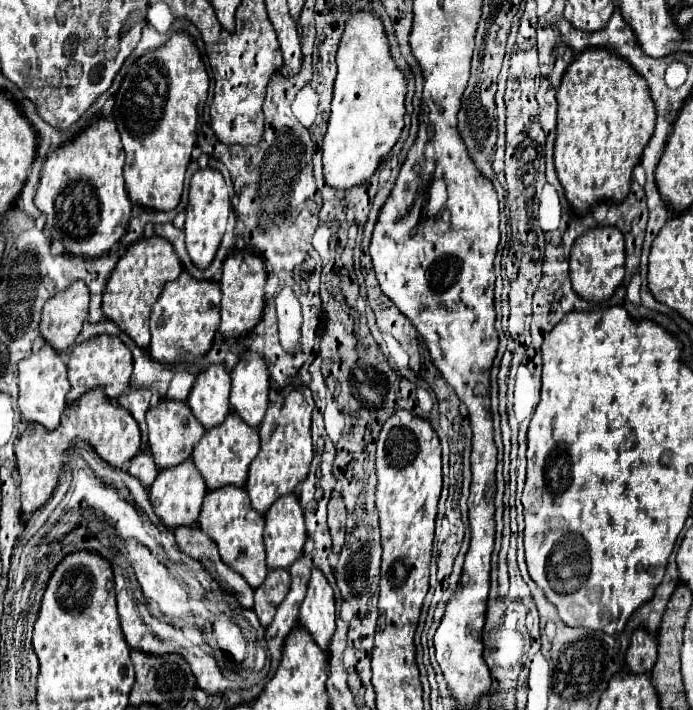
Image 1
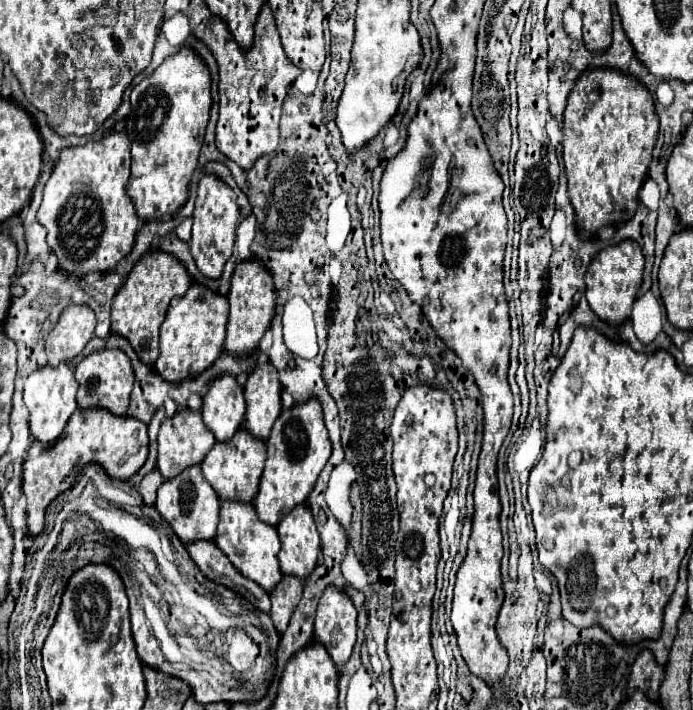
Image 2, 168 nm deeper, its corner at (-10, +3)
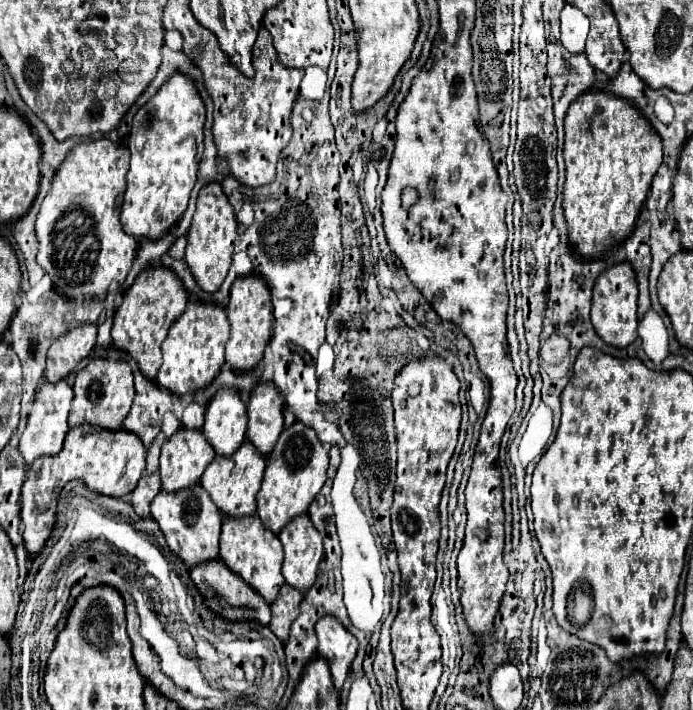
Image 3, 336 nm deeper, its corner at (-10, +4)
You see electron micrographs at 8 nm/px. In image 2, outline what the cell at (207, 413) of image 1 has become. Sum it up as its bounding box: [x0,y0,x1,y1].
[202,375,244,441]

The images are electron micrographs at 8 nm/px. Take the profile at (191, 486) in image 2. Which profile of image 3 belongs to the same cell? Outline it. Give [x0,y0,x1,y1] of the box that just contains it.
[152,484,222,568]

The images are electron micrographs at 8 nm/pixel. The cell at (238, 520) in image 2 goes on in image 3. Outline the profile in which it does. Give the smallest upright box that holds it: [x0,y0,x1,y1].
[220,516,284,604]

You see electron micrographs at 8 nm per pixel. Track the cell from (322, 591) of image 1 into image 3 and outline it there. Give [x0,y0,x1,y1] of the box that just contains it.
[316,614,358,690]

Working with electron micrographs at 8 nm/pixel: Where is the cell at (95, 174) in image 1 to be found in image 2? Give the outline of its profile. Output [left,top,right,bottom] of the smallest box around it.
[38,133,138,277]

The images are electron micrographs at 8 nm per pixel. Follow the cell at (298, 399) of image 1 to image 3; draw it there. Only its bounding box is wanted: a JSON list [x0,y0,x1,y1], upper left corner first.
[256,422,328,534]

